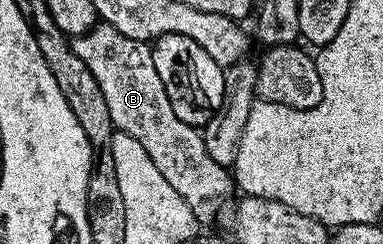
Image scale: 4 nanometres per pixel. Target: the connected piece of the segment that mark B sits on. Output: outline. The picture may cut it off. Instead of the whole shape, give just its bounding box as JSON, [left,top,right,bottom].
[71,23,235,222]

